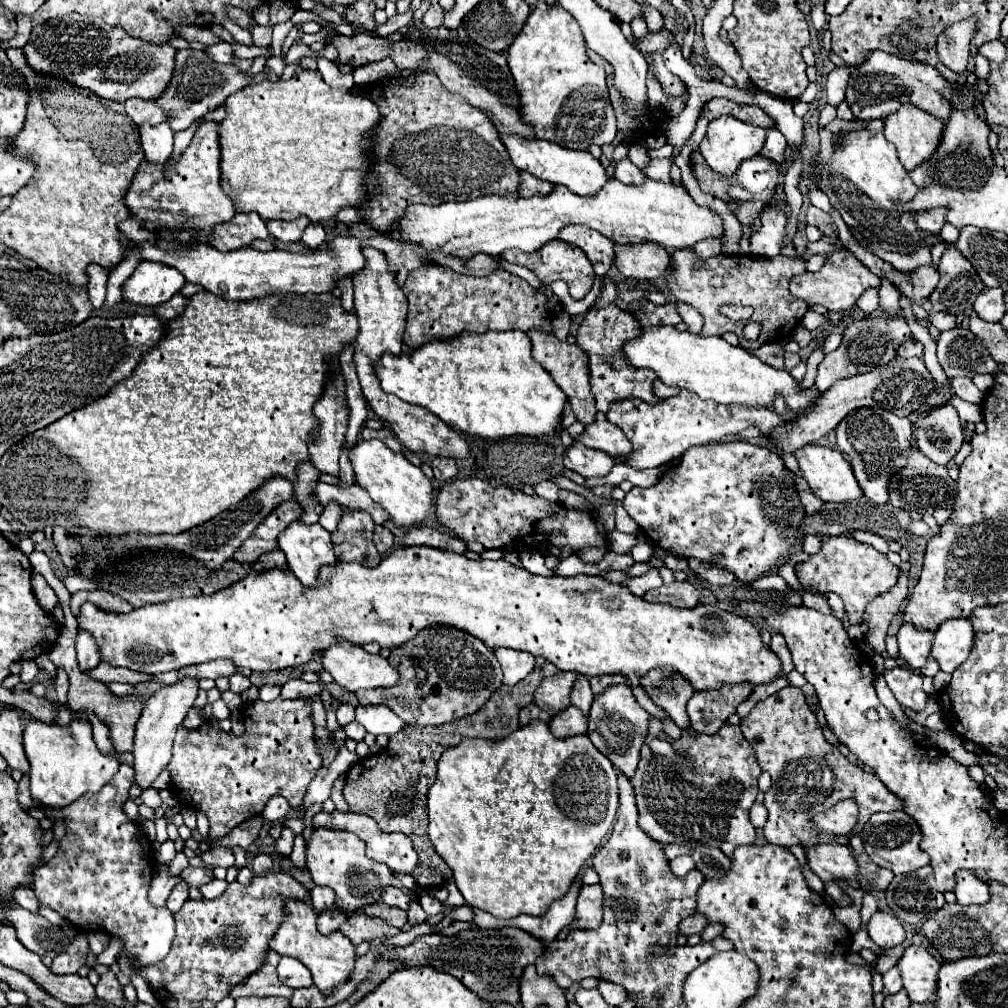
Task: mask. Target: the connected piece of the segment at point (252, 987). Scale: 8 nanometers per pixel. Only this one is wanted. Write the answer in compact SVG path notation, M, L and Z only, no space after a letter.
M269 950L268 959L264 961L264 965L256 973L252 973L248 979L238 983L230 991L230 995L232 997L270 997L270 995L292 997L294 989L280 983L278 979L278 973L276 973L278 961L280 961L280 955L276 955L276 951Z

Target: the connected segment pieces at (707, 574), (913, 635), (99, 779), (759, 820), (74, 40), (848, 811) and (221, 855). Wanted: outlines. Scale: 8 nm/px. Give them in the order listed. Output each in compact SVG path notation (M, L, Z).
M688 559L688 563L690 563L690 569L694 573L698 573L702 579L706 579L712 585L730 585L734 581L734 575L728 573L726 569L718 567L718 565L704 563L704 561L698 561L698 559Z
M902 623L896 637L898 637L900 655L910 663L910 667L914 667L914 669L924 667L926 659L930 657L934 633L920 631L918 627L912 627L912 623Z
M30 719L24 729L24 751L30 763L30 791L46 807L66 807L84 793L100 791L118 771L114 755L102 755L92 739L92 725L74 721L68 727Z
M756 803L752 809L750 809L750 821L754 827L762 827L766 821L768 821L768 811L762 803Z
M64 15L36 25L30 41L24 45L26 63L40 75L56 75L94 95L124 103L126 99L156 99L166 89L176 51L168 45L156 45L126 35L120 27L112 27L100 19L84 15Z
M844 799L828 811L812 817L812 831L826 835L850 835L858 823L860 807L854 799Z
M218 847L218 849L208 849L208 851L204 851L202 855L202 861L208 865L208 867L232 867L234 865L234 855L232 855L232 851L230 849L226 849L226 847Z

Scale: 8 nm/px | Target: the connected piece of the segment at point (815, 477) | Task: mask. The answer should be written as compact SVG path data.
M804 445L796 451L796 459L816 497L832 503L862 497L854 471L840 451L822 445Z

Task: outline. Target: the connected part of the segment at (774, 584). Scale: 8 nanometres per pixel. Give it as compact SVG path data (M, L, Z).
M772 573L772 575L764 577L764 579L758 579L756 587L758 587L760 591L766 589L766 591L778 591L778 593L789 592L791 590L790 585L784 581L784 577L780 577L778 573Z

